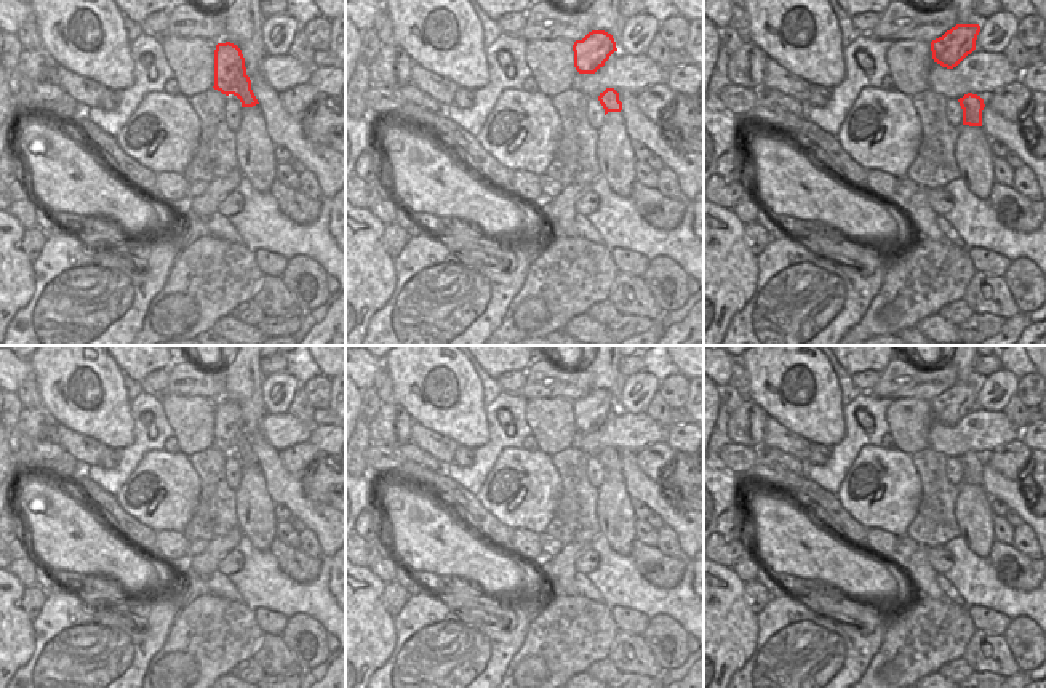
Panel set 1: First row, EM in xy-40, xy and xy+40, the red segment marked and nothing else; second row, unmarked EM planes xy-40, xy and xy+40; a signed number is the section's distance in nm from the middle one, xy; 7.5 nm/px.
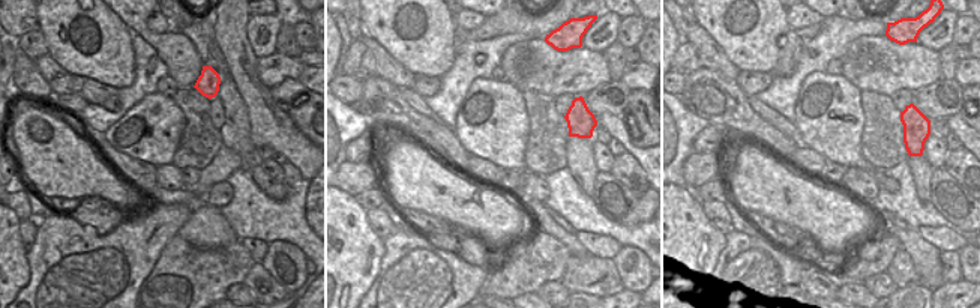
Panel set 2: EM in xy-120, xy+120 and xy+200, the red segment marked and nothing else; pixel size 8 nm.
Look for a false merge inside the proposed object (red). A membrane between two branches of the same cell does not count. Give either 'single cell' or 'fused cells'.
fused cells

